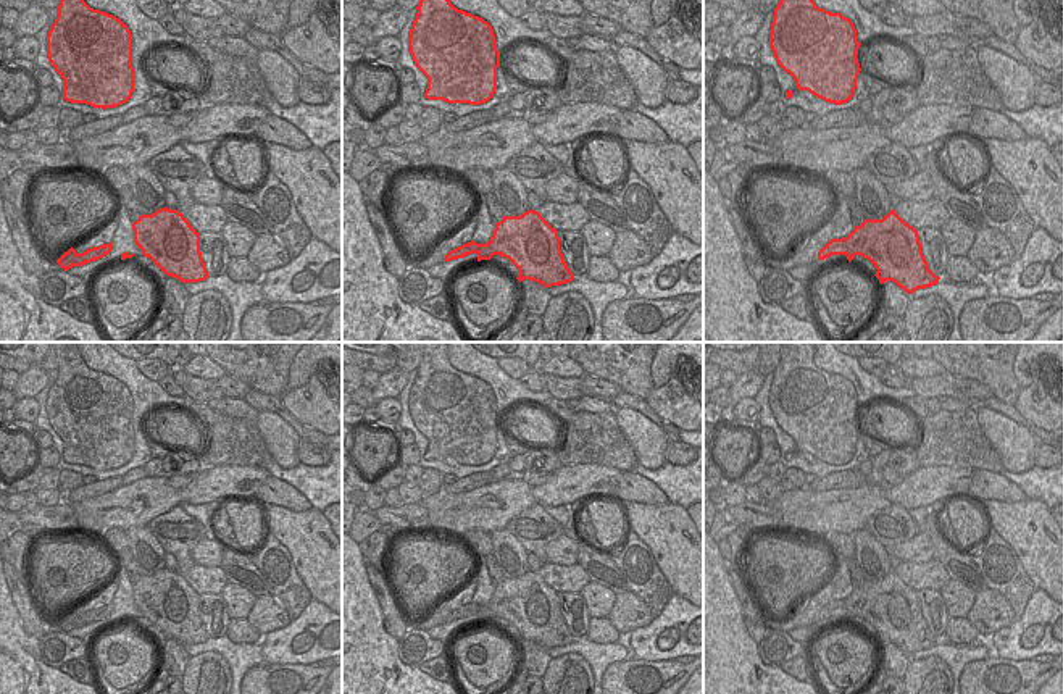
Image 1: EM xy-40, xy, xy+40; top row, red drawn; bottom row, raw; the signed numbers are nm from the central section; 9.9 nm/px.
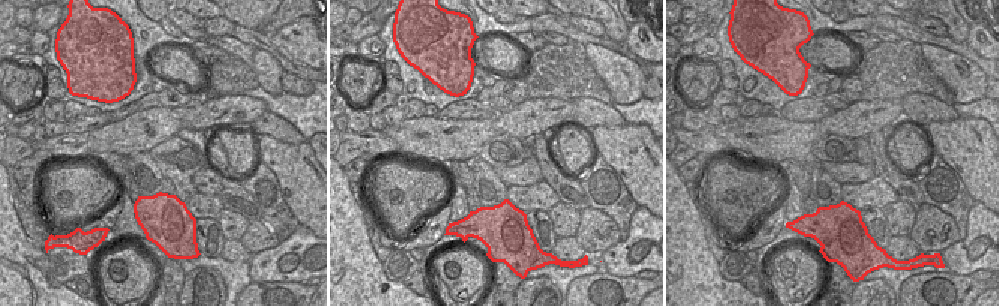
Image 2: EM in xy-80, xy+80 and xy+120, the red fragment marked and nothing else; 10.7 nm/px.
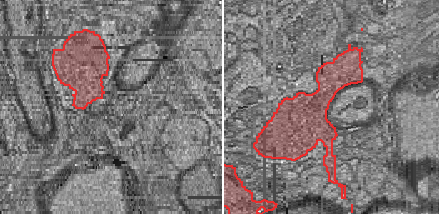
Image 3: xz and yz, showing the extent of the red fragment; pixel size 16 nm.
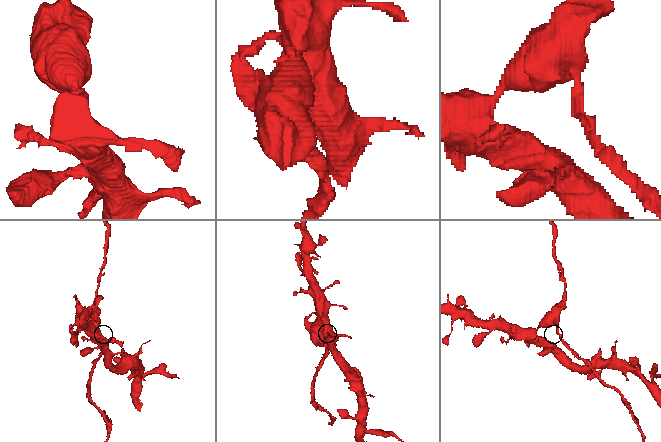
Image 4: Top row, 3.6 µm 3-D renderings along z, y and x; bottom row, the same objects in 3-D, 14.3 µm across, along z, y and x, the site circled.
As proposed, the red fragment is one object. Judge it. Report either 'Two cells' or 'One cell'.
Two cells

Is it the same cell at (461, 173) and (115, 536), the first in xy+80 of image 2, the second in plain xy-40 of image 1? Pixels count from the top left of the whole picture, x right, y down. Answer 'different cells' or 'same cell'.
same cell

